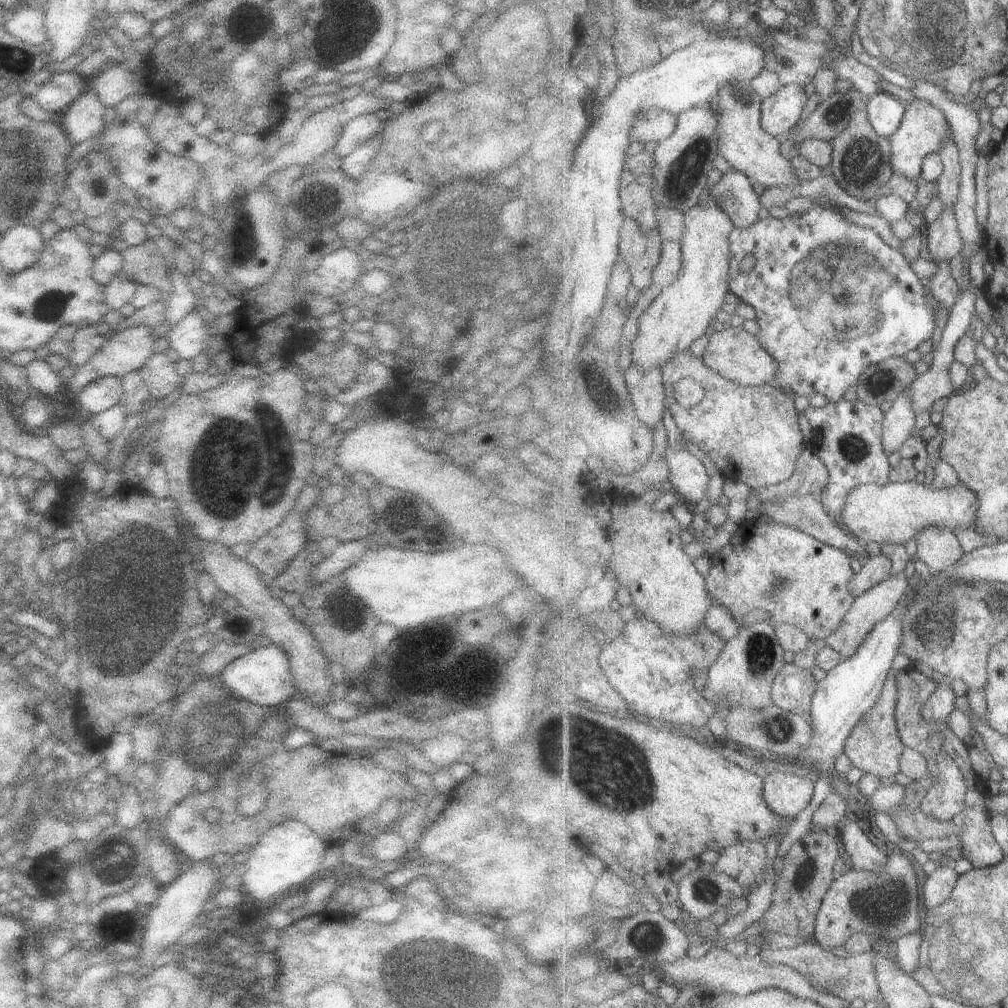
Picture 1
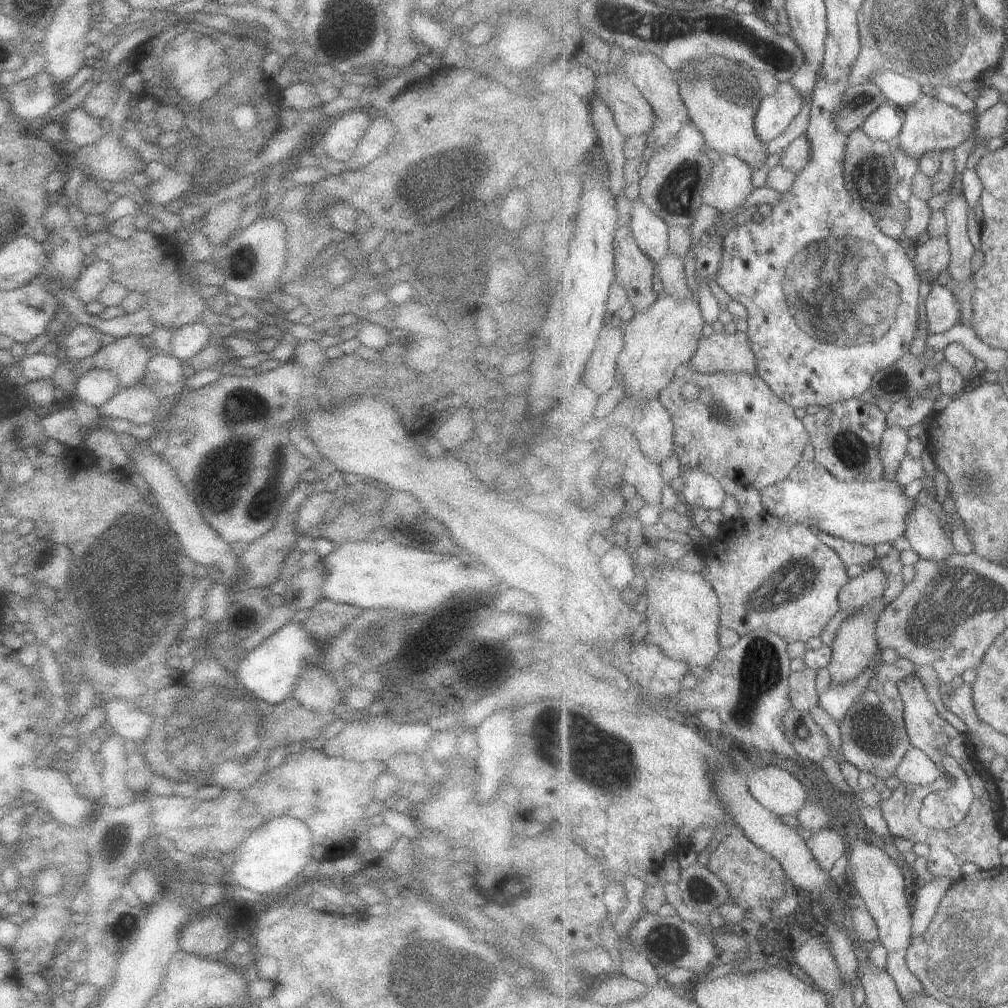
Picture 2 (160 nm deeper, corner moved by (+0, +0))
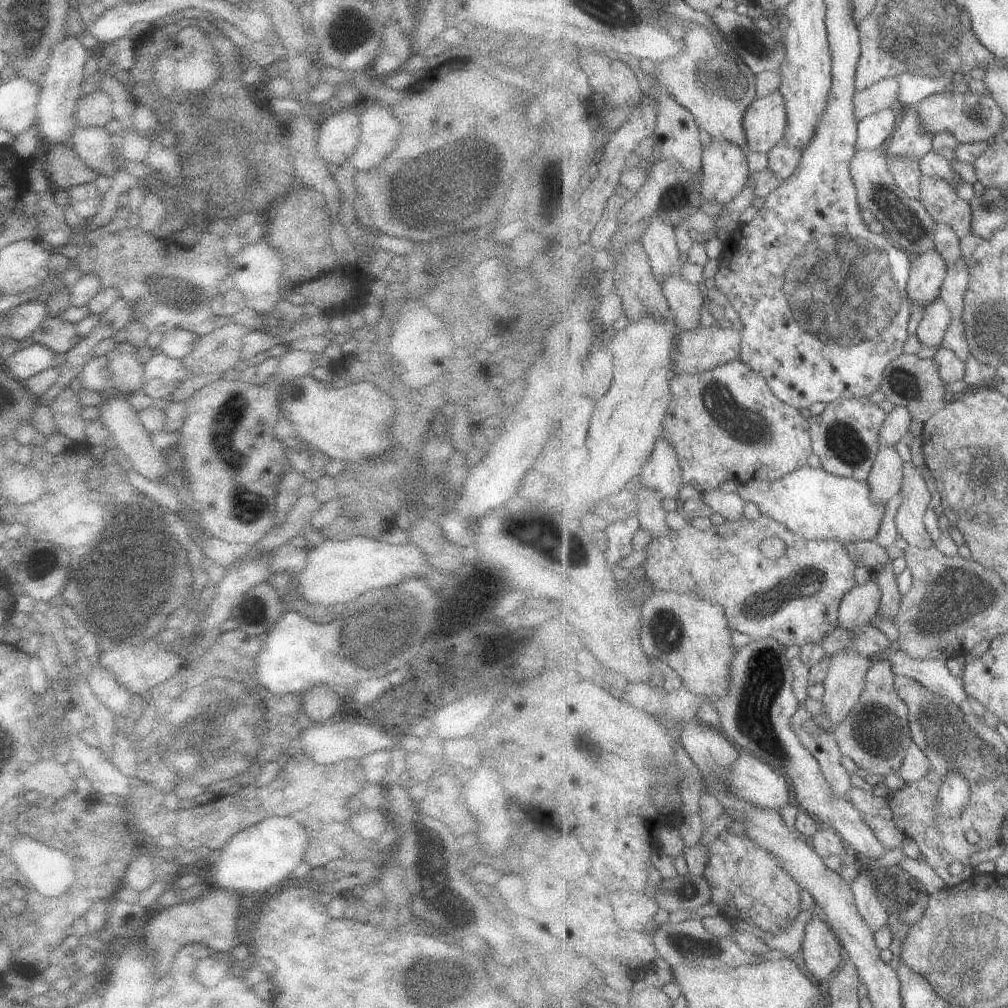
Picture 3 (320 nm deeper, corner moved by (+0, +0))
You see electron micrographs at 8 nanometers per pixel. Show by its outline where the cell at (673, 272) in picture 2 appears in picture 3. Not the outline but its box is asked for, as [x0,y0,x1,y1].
[662,277,703,331]

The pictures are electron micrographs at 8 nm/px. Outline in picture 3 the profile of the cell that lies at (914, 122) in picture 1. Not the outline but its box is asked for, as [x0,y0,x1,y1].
[918,90,1007,143]

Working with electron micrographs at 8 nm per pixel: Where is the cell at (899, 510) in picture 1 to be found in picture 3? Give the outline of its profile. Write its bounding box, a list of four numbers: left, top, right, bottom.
[736,465,886,544]

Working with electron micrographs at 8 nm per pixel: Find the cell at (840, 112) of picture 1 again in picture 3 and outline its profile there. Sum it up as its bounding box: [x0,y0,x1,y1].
[854,77,900,120]

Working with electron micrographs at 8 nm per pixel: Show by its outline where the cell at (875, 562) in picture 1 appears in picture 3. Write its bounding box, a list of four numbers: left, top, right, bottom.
[838,580,883,631]

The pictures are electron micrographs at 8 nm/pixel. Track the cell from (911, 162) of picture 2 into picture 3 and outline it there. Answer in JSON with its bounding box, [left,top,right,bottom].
[885,105,936,160]

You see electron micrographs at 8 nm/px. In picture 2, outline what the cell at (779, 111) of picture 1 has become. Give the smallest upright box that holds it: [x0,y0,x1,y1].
[754,81,804,144]

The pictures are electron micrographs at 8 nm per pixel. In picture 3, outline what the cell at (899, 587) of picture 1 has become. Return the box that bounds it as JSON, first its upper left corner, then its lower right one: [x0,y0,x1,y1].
[813,649,874,733]

